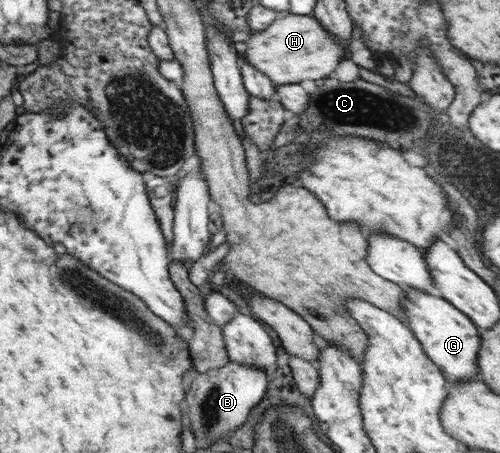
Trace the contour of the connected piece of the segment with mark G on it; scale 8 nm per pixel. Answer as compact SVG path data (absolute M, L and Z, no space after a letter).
M407 289L406 299L402 299L402 308L407 317L407 326L421 343L427 357L441 369L448 381L471 383L481 381L479 377L478 351L481 338L479 328L441 296L437 297L424 291Z

